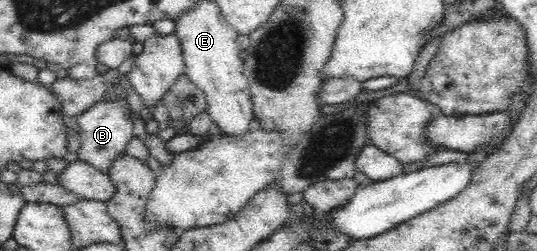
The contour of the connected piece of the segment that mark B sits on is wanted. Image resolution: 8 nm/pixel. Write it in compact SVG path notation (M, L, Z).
M116 99L110 103L102 101L90 106L86 112L76 116L76 124L80 124L81 147L79 156L80 161L91 164L94 168L107 173L111 161L115 157L124 156L125 148L130 139L134 137L134 124L128 121L126 112L129 110L129 104L122 99Z

